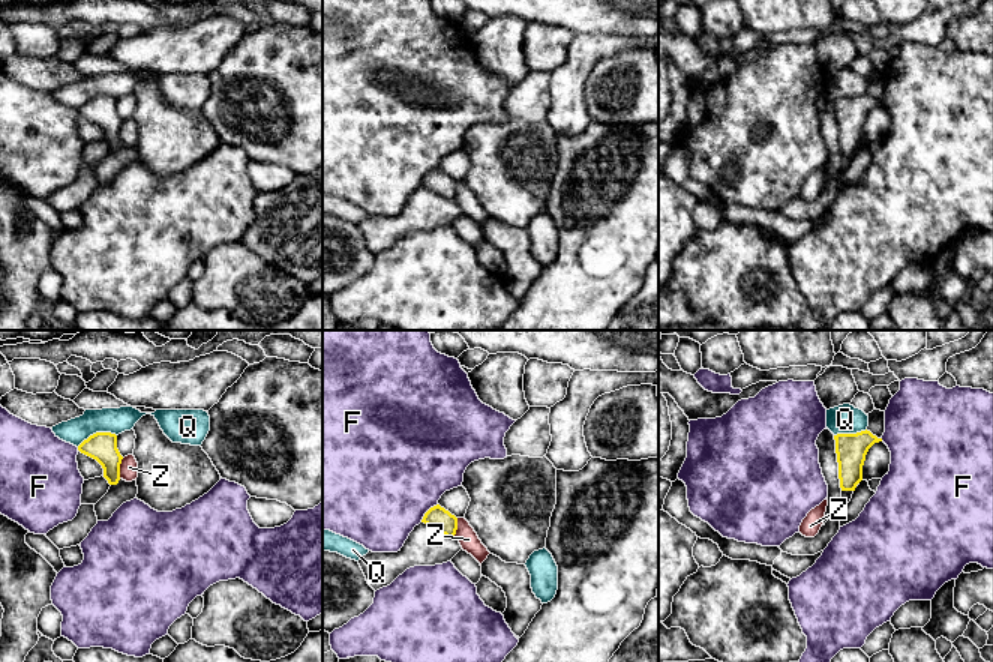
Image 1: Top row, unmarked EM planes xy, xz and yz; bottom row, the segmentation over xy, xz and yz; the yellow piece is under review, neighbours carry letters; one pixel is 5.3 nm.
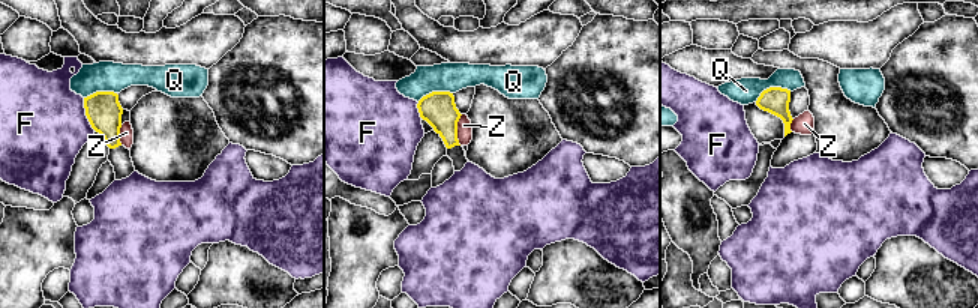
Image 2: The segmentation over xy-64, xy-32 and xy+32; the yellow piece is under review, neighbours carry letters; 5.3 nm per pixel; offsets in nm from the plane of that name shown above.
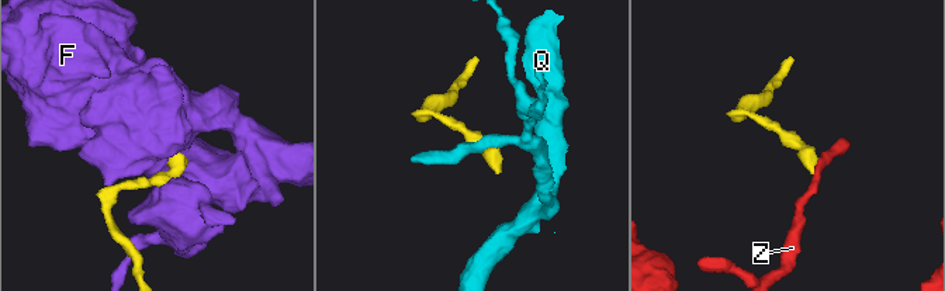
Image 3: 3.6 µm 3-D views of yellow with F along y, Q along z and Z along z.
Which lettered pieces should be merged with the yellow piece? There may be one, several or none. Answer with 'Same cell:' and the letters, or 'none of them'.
Same cell: none of them

